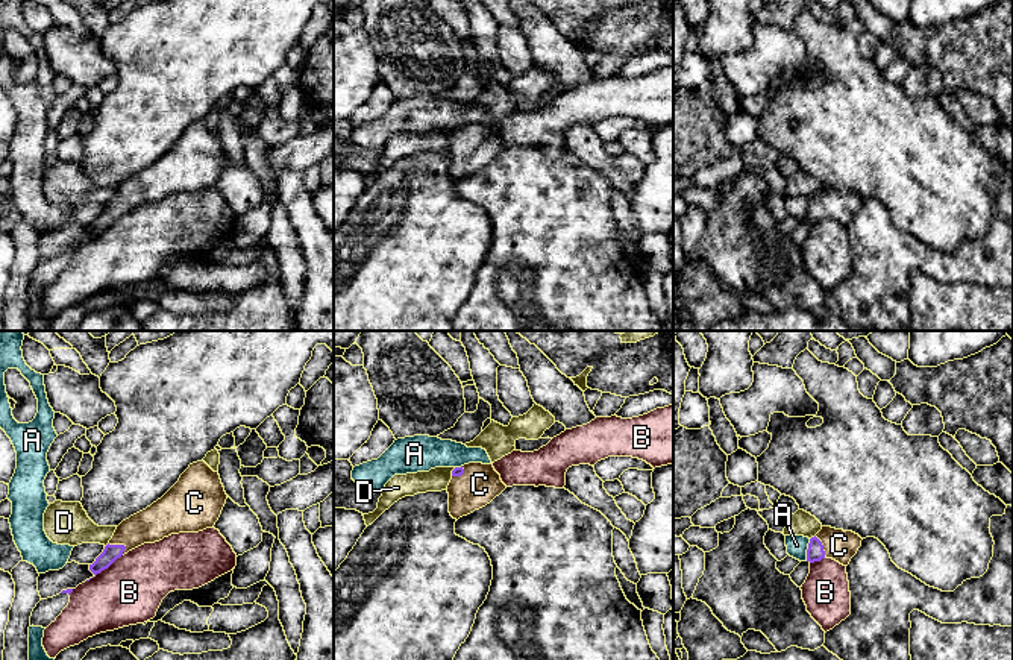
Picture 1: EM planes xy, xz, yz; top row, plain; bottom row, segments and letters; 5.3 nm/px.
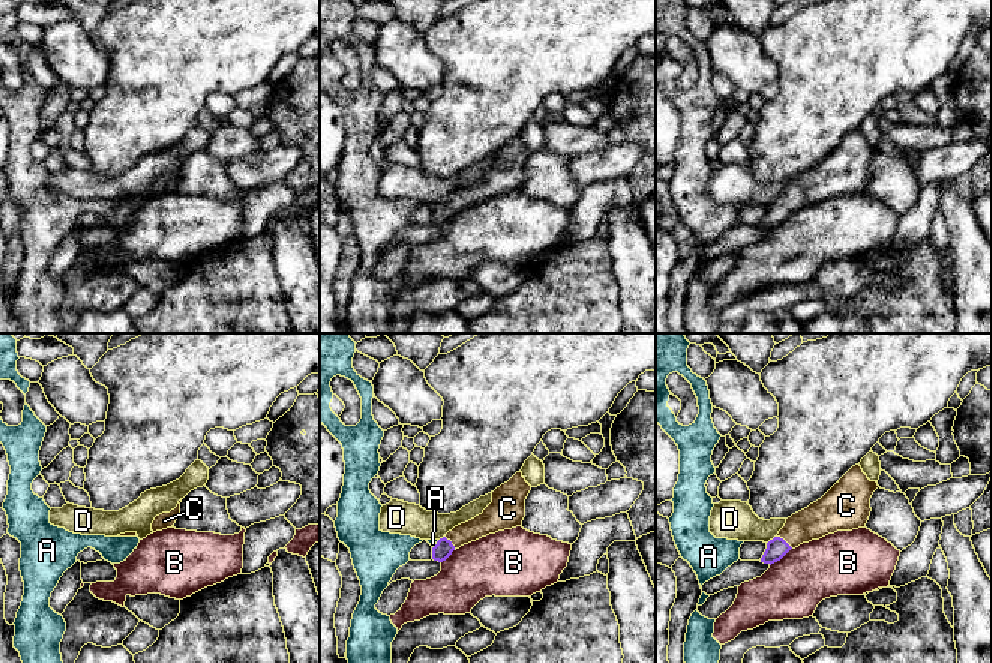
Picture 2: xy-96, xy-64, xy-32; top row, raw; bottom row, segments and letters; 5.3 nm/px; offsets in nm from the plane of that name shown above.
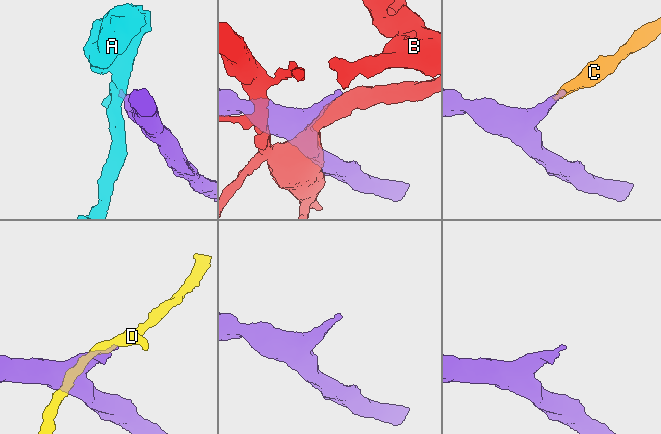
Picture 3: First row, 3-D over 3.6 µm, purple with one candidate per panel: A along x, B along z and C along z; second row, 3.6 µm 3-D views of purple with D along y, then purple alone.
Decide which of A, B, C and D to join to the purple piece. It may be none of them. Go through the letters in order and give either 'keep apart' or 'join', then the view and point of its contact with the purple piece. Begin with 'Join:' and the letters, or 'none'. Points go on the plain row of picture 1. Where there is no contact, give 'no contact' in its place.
Join: C
A: keep apart; meets purple in yz at (807, 210)
B: keep apart; meets purple in xy at (103, 229)
C: join; meets purple in xy at (117, 205)
D: keep apart; meets purple in yz at (812, 198)

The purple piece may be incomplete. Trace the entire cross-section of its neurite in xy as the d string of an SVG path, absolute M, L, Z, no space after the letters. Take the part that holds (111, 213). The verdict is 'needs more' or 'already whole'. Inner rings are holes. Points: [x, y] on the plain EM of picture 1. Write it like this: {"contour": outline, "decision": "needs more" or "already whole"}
{"contour": "M203 120L190 124L161 159L117 187L103 212L89 225L89 231L97 235L144 203L155 203L171 194L212 188L226 159L218 132Z", "decision": "needs more"}

